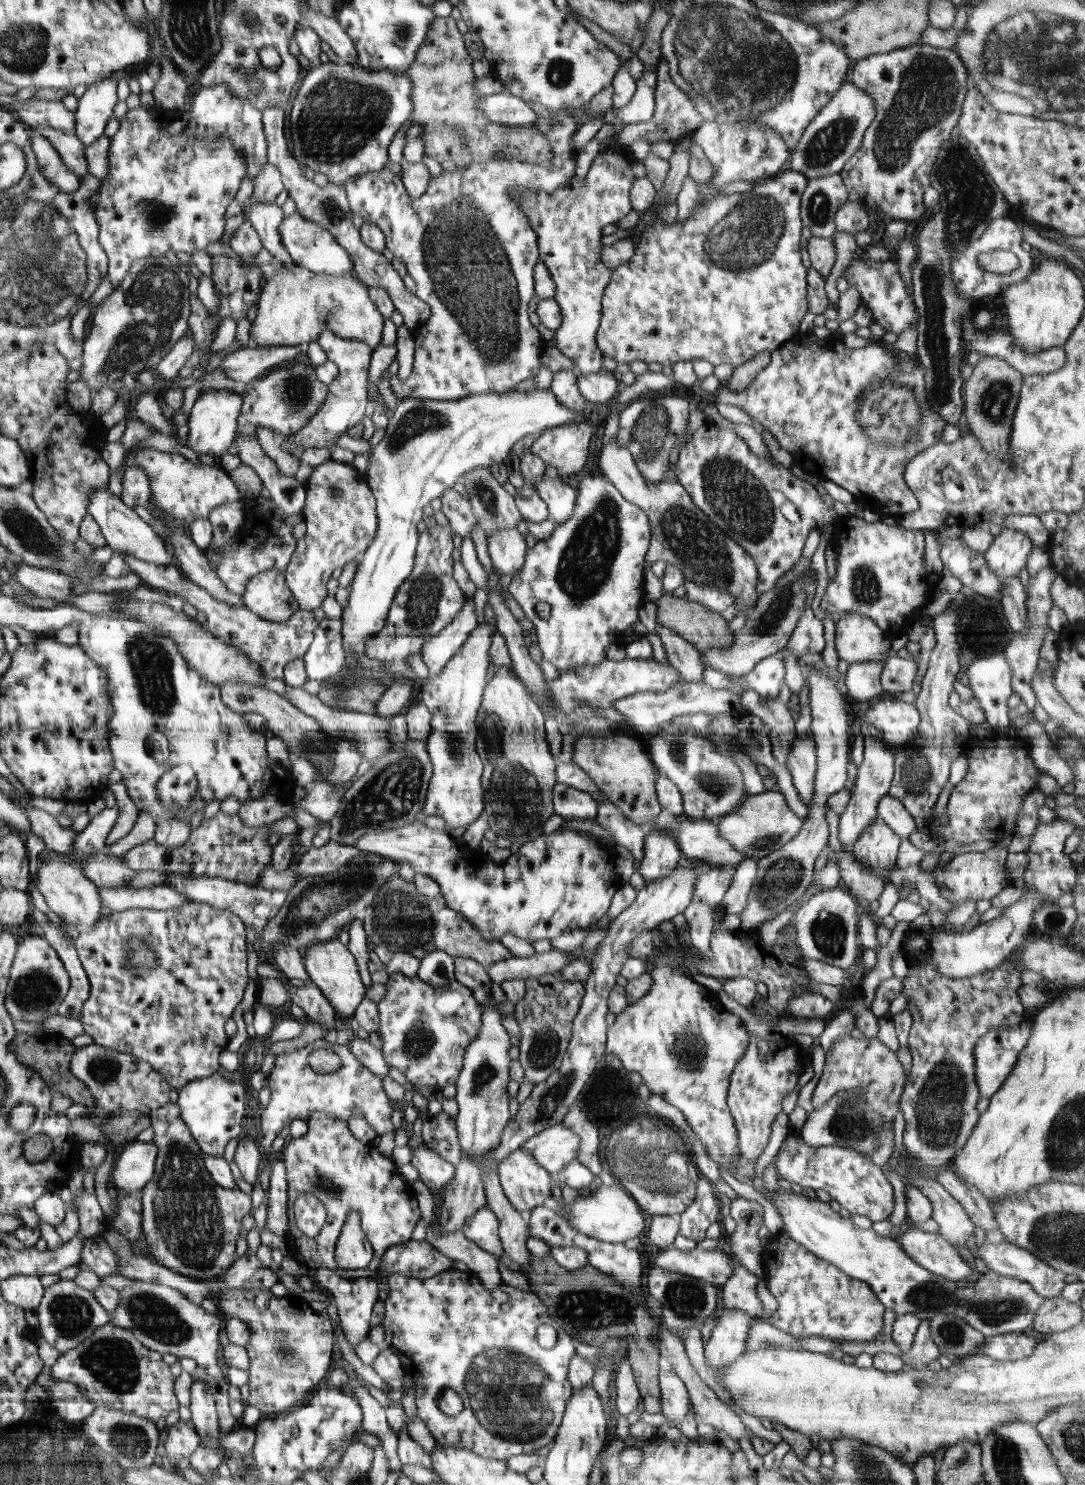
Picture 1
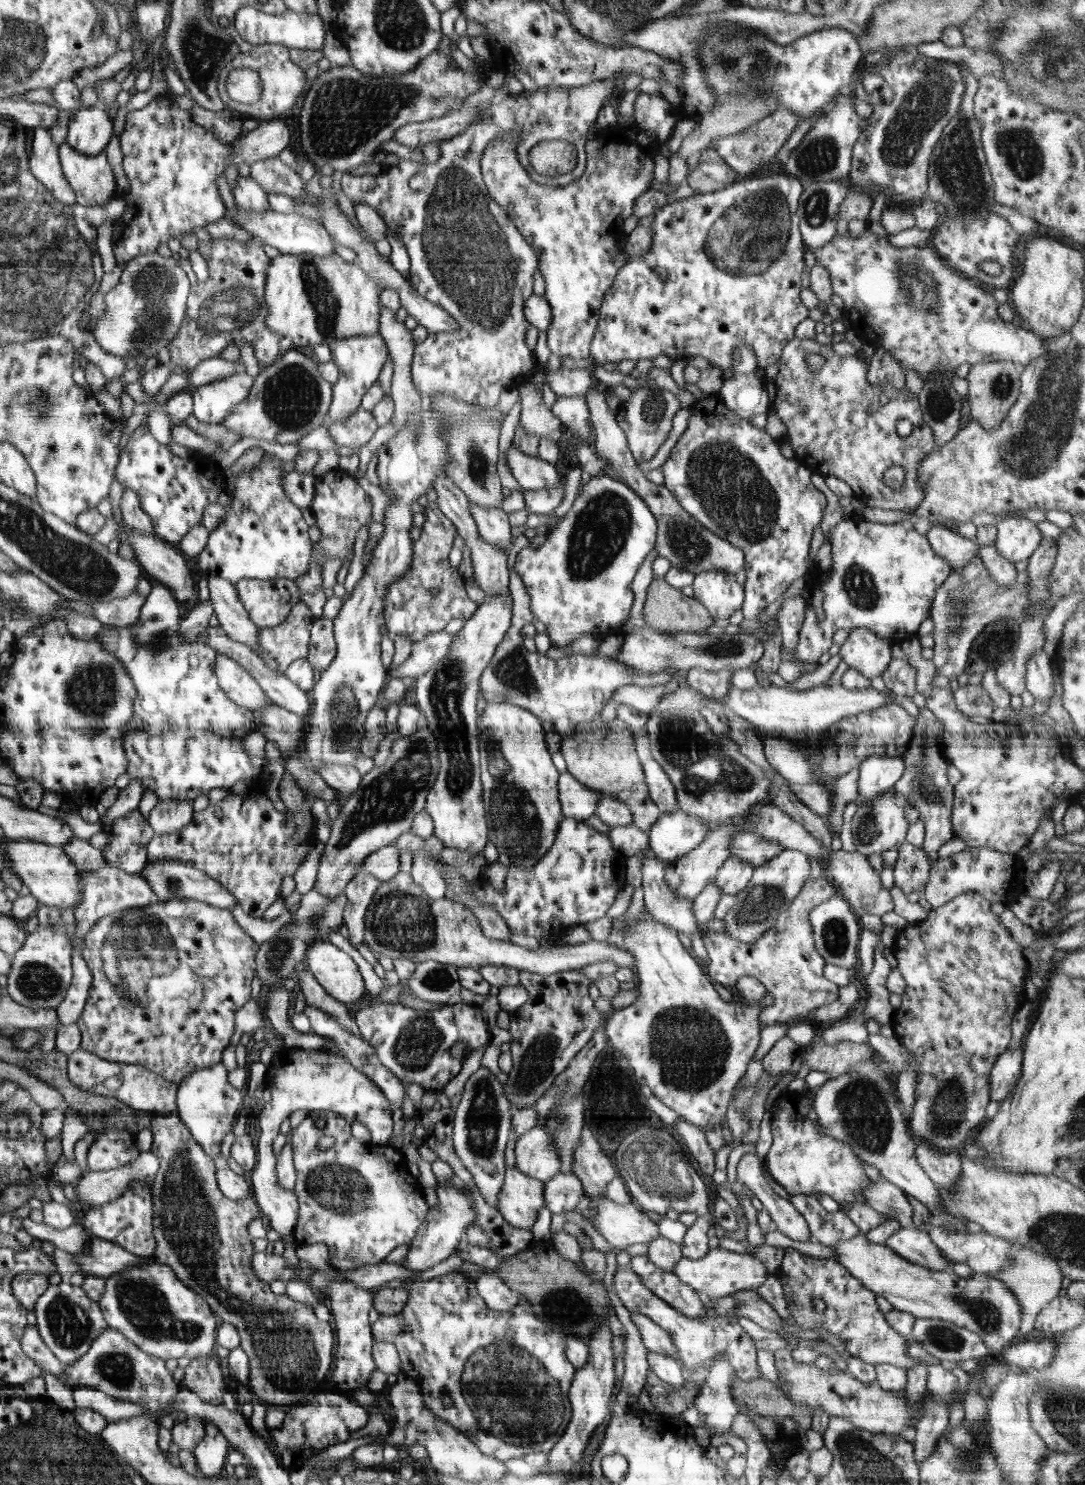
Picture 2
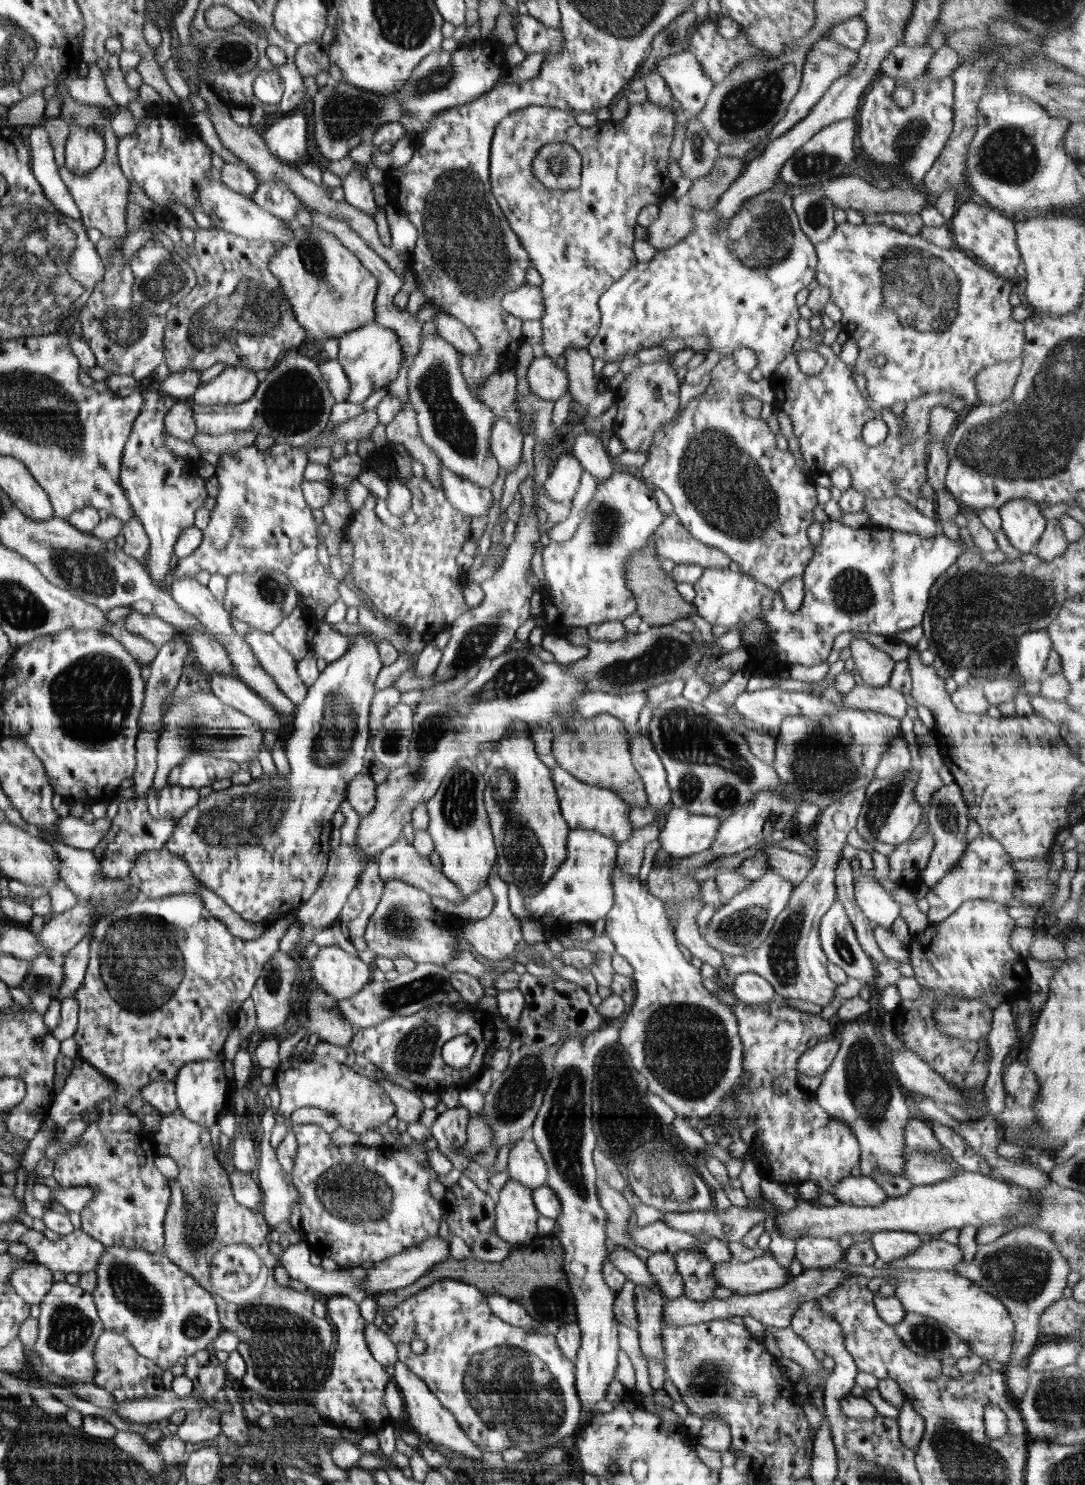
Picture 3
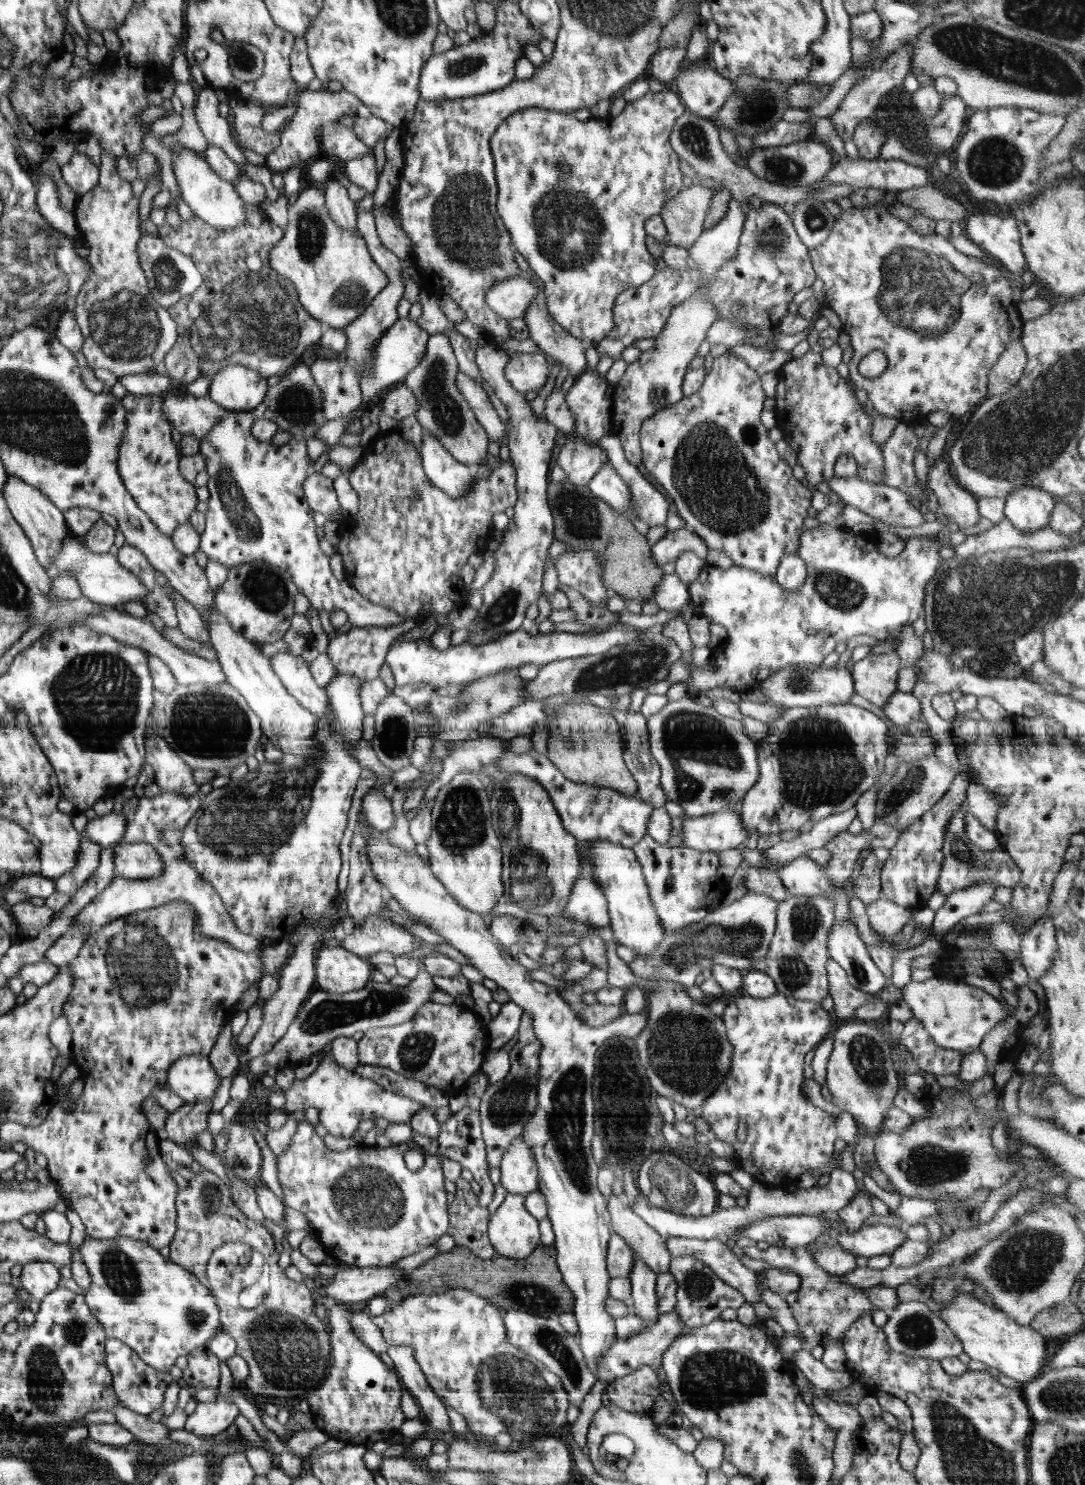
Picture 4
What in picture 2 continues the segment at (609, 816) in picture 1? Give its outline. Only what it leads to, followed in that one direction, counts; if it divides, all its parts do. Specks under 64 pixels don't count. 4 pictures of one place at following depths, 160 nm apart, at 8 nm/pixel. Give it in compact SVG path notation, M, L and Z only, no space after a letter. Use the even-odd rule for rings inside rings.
M646 853L642 859L642 887L646 910L658 923L685 934L690 940L699 934L700 927L694 917L694 900L680 899L674 889L664 881L665 865Z

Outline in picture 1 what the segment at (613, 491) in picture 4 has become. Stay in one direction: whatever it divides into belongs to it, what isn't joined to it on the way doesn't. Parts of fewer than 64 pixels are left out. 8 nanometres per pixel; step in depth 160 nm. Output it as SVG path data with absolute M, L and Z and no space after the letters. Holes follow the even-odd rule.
M571 369L558 370L553 374L550 391L566 408L586 415L591 404L580 395L578 379L579 375Z

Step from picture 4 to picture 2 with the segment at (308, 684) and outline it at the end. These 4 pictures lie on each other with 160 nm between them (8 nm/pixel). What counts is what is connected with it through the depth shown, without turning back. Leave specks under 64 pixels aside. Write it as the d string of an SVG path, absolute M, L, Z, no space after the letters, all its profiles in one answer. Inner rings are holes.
M204 574L210 591L209 599L219 620L219 626L235 641L247 644L252 650L257 649L257 627L250 619L244 608L235 585L229 580Z

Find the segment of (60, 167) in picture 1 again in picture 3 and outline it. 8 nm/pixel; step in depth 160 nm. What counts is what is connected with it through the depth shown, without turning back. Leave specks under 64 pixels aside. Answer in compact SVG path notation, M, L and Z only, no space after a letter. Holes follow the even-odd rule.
M34 126L29 138L30 150L33 151L33 173L41 184L46 198L49 198L50 202L54 202L59 211L70 215L70 218L80 219L80 209L68 188L63 185L58 166L54 162L47 130L43 126Z

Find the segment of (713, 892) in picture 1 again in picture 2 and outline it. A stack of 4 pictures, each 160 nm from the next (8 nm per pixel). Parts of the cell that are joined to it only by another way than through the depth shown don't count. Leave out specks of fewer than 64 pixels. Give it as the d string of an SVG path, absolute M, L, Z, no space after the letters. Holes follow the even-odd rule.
M730 856L718 870L713 884L718 886L722 895L737 895L748 885L753 872L754 867L750 863L742 861L737 856Z

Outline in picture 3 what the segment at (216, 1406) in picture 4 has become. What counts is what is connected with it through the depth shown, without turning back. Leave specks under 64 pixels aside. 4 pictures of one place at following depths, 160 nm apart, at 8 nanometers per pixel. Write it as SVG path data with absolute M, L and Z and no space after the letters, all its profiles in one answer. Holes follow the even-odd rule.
M204 1406L193 1412L187 1413L186 1419L179 1426L177 1435L185 1443L191 1442L199 1445L207 1440L216 1439L222 1434L222 1412L215 1410L213 1406Z

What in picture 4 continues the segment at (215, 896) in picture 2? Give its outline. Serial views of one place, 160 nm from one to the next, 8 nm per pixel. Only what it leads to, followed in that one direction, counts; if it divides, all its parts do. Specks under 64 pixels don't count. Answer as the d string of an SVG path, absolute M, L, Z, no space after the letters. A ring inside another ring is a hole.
M135 842L115 848L114 876L119 880L150 879L162 871L162 859L151 844Z

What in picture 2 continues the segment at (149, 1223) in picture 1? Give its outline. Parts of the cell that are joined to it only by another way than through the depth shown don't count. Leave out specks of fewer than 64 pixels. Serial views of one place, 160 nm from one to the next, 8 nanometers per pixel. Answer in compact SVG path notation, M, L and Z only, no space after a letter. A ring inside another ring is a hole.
M157 1114L154 1115L151 1120L151 1131L153 1132L153 1143L151 1152L156 1156L159 1162L158 1170L156 1176L153 1178L151 1183L151 1190L153 1195L153 1235L157 1241L156 1252L152 1255L157 1261L162 1264L169 1266L174 1274L185 1283L186 1286L190 1287L192 1290L197 1291L202 1298L209 1302L209 1305L214 1311L223 1318L224 1323L233 1324L240 1335L240 1347L243 1348L245 1354L248 1356L250 1362L250 1375L248 1375L248 1387L251 1392L256 1395L256 1398L269 1403L269 1407L293 1407L297 1404L306 1403L312 1400L321 1391L322 1382L330 1370L330 1364L332 1364L332 1350L334 1350L334 1330L330 1327L328 1321L322 1321L316 1317L314 1311L310 1305L304 1305L298 1301L290 1299L286 1293L278 1295L270 1292L270 1286L268 1282L262 1282L260 1278L256 1278L252 1267L252 1258L255 1253L254 1248L252 1248L252 1238L248 1236L248 1230L246 1230L246 1224L250 1224L250 1220L258 1218L258 1206L254 1202L254 1208L250 1210L234 1210L236 1206L236 1201L229 1199L224 1192L220 1189L218 1184L216 1184L216 1179L214 1174L217 1174L216 1166L212 1162L210 1155L206 1155L206 1150L197 1142L197 1139L193 1137L193 1134L189 1131L189 1127L181 1121L181 1118L176 1114Z

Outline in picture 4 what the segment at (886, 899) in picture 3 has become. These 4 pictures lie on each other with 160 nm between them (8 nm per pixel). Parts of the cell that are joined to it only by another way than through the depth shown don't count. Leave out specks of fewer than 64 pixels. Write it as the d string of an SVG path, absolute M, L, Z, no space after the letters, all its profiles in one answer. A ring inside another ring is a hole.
M884 896L872 902L866 909L866 913L872 929L882 938L880 942L888 944L894 944L896 934L913 918L909 910L886 900Z

